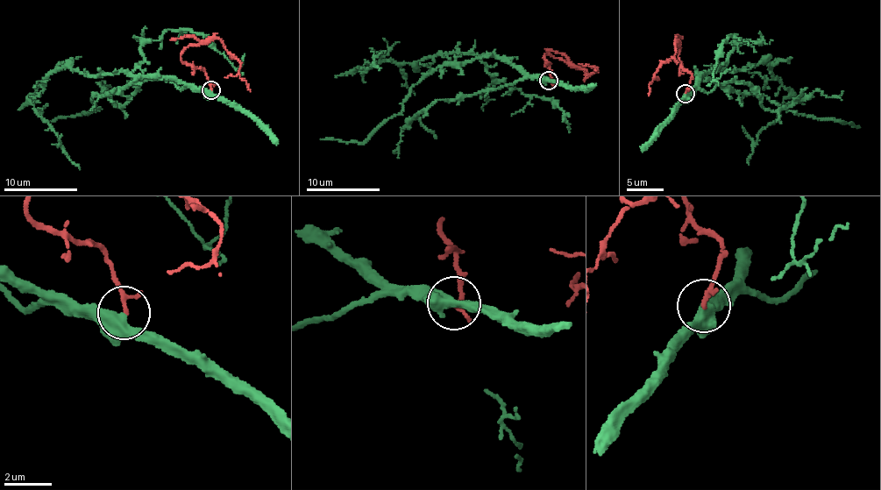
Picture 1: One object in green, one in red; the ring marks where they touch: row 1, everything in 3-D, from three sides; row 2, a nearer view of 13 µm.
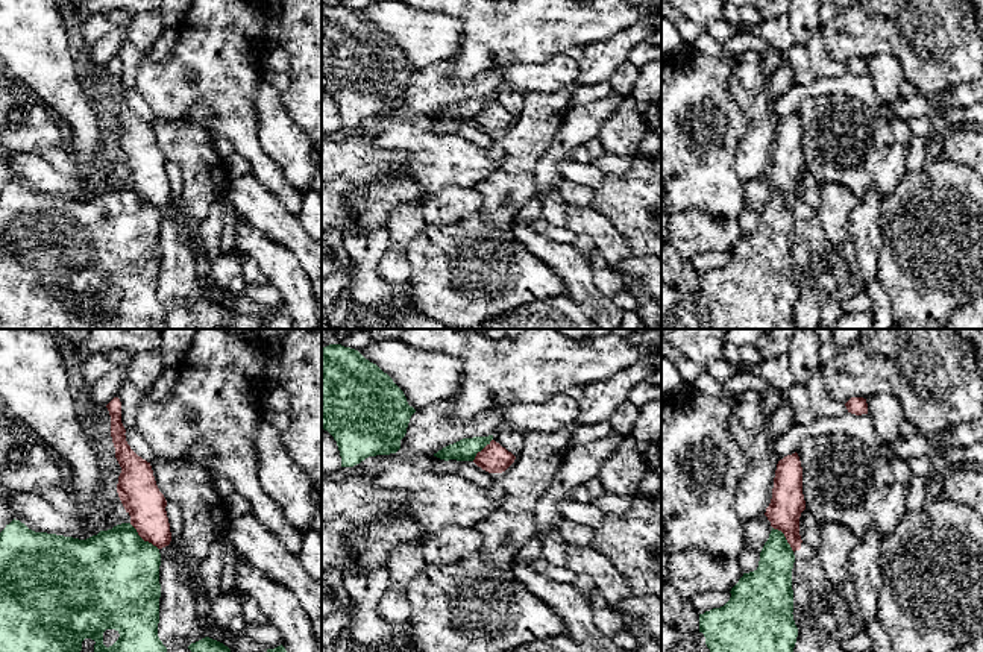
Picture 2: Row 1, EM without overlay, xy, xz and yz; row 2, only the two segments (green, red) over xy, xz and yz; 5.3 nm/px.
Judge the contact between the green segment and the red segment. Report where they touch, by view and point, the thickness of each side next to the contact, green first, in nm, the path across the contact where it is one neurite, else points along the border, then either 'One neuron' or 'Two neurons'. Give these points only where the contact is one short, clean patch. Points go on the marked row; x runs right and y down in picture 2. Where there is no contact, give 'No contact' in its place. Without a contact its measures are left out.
Touches green at xy (141, 539). Thickness 480 nm (green) against 200 nm. Boundary: xy (129, 523), (144, 540), (158, 549). Two neurons

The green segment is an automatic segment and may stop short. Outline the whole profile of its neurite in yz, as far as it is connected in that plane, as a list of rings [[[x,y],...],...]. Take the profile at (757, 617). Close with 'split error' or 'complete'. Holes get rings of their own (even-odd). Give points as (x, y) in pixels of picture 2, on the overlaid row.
[[[772,528],[758,567],[743,573],[724,607],[699,614],[710,652],[793,652],[793,563],[784,534]]] | complete

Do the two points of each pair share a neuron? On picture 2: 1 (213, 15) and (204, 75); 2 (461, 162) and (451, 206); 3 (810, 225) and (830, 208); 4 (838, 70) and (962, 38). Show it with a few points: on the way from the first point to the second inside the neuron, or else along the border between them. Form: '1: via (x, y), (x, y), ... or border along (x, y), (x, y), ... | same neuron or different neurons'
1: via (213, 31), (213, 59) | same neuron
2: border along (472, 185), (448, 185), (431, 196) | different neurons
3: border along (815, 211), (824, 234), (832, 241), (841, 244) | different neurons
4: border along (822, 35), (825, 52), (844, 64) | different neurons

